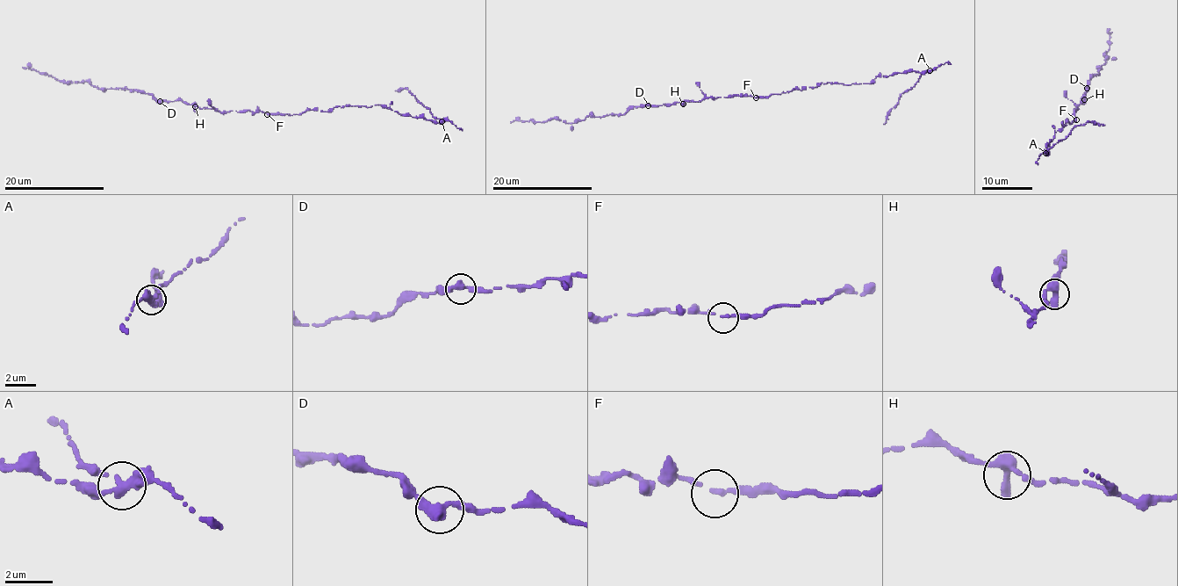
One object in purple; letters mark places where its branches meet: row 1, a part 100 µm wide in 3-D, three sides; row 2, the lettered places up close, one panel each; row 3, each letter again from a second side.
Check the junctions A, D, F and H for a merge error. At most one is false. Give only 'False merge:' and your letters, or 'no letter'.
False merge: A

